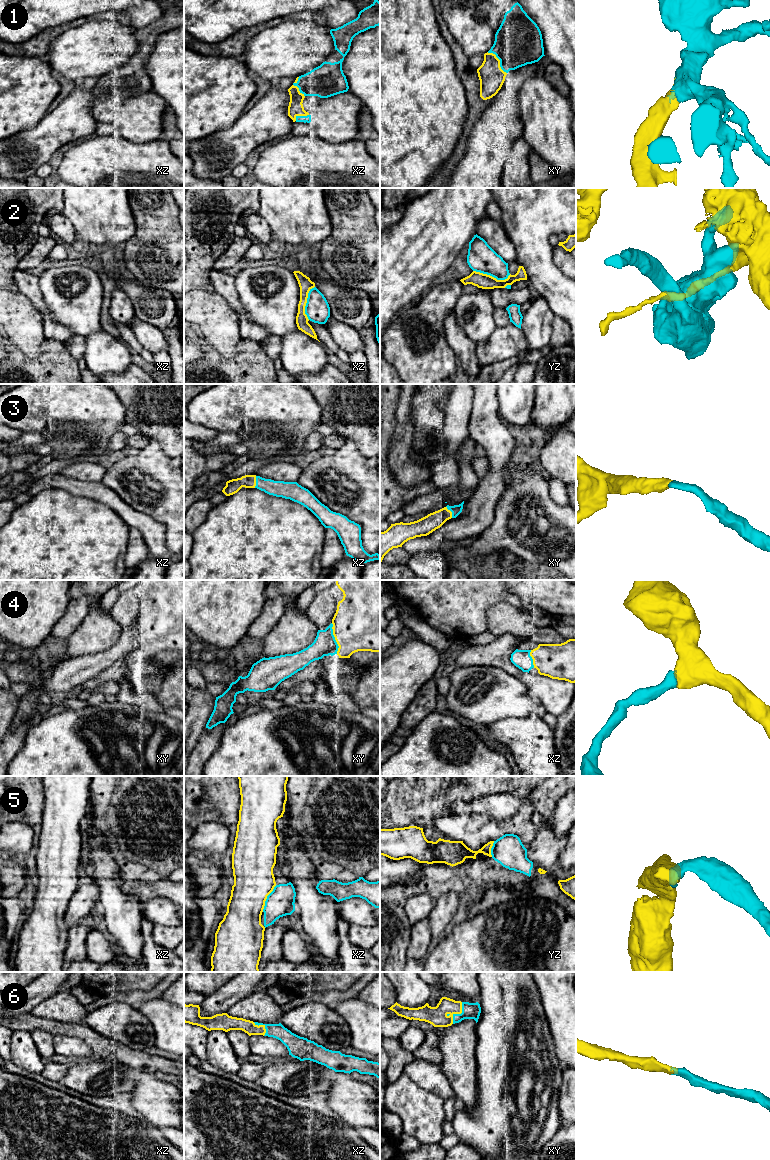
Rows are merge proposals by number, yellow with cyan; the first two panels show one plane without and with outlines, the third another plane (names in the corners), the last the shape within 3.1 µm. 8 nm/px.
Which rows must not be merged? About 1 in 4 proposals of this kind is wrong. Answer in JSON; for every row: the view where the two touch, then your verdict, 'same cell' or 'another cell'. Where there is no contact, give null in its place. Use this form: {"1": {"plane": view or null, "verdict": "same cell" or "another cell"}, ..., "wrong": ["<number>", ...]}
{"1": {"plane": "xy", "verdict": "same cell"}, "2": {"plane": "yz", "verdict": "another cell"}, "3": {"plane": "xy", "verdict": "same cell"}, "4": {"plane": "xy", "verdict": "same cell"}, "5": {"plane": "xz", "verdict": "same cell"}, "6": {"plane": "xy", "verdict": "same cell"}, "wrong": ["2"]}

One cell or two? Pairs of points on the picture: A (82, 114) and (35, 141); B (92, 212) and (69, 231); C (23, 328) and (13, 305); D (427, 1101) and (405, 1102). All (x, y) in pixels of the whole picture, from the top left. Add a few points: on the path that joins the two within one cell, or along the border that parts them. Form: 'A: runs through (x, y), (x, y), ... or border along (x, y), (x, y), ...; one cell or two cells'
A: runs through (70, 120), (47, 137); one cell
B: border along (53, 215), (64, 215), (76, 234); two cells
C: runs through (22, 322), (13, 311); one cell
D: runs through (422, 1102), (410, 1102); one cell

